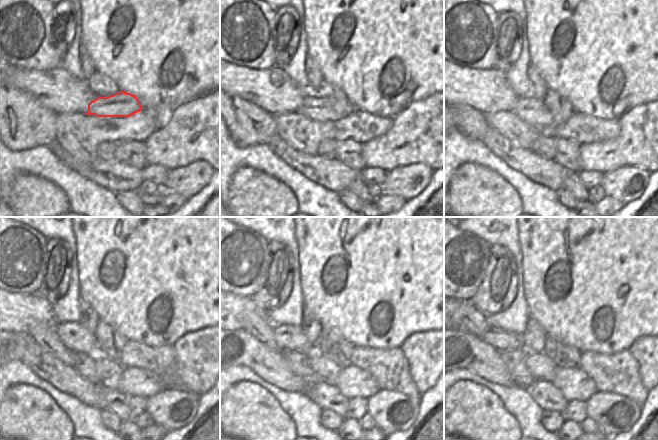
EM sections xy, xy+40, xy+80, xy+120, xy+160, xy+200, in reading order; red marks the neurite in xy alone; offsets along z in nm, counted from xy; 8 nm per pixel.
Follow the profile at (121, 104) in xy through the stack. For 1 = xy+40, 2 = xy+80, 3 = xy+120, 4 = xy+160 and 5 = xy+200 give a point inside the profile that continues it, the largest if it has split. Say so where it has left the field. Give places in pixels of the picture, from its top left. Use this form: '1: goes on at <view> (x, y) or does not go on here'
1: goes on at xy+40 (319, 108)
2: goes on at xy+80 (532, 111)
3: goes on at xy+120 (75, 336)
4: goes on at xy+160 (289, 337)
5: goes on at xy+200 (500, 339)

